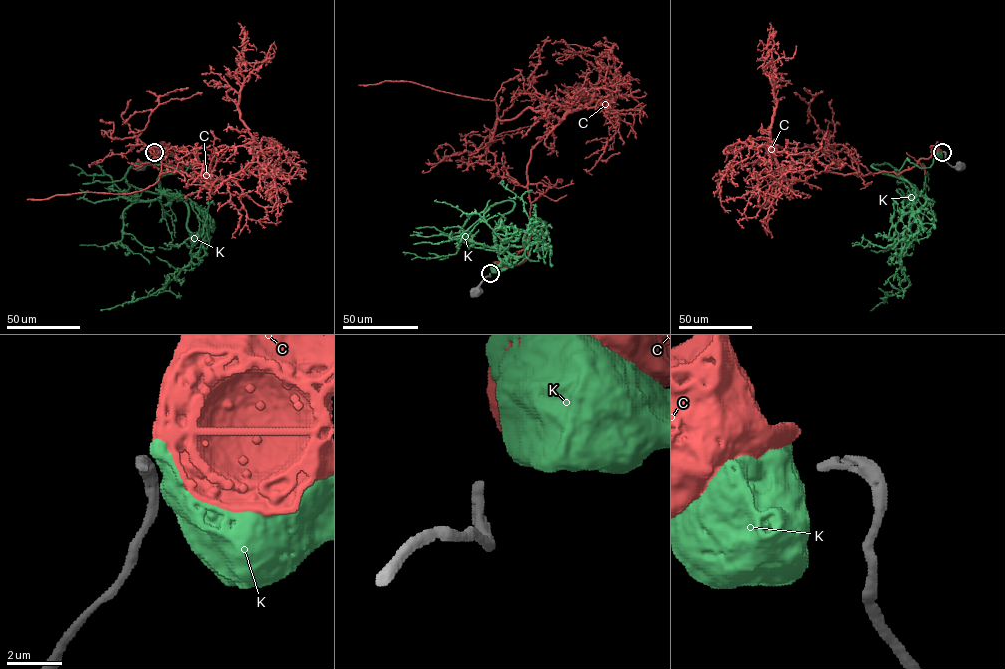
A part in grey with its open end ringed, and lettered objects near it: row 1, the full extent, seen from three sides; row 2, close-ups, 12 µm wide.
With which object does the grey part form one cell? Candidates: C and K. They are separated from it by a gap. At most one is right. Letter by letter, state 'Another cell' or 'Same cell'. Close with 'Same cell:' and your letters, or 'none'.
C: Another cell
K: Another cell
Same cell: none

